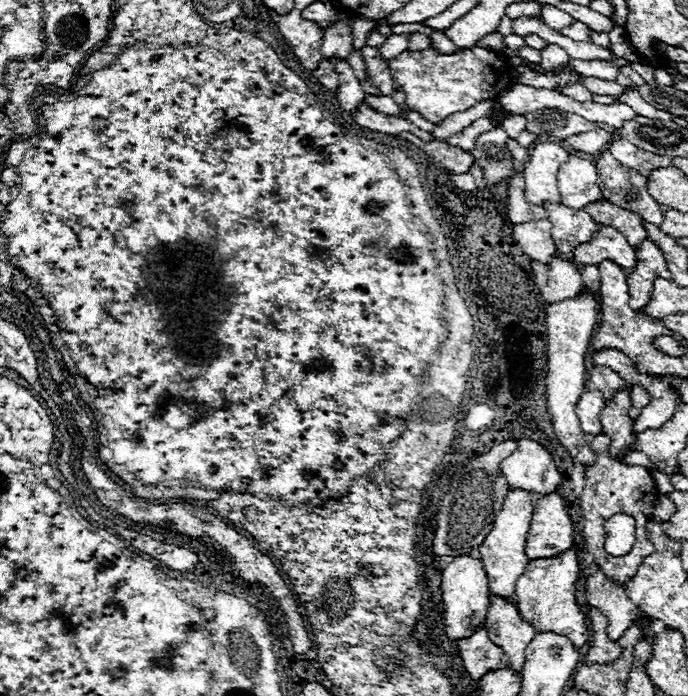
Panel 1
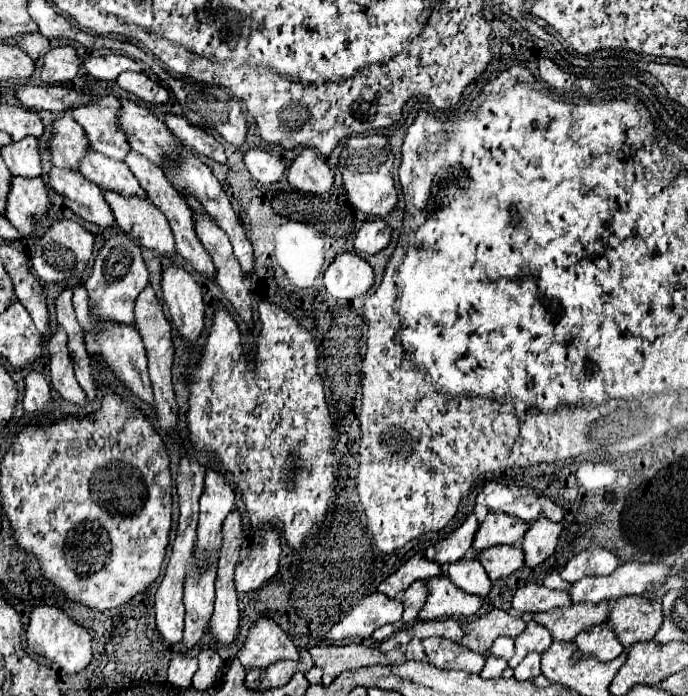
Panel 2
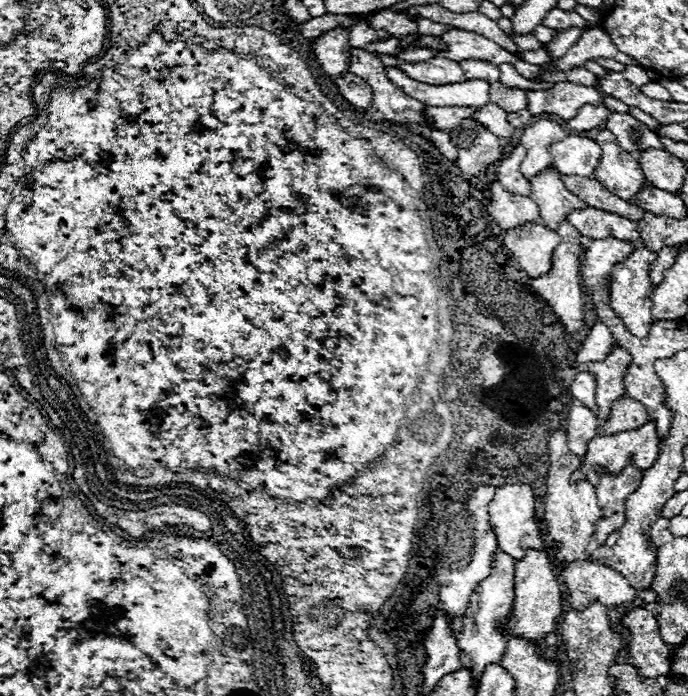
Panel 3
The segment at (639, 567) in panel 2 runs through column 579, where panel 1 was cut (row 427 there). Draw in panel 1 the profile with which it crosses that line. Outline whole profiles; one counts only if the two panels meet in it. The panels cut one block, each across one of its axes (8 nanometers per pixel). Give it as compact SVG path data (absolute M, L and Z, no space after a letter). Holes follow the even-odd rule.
M586 390L578 404L576 404L576 414L580 418L580 428L586 434L600 434L602 432L602 424L600 424L600 412L606 406L602 394L598 390Z

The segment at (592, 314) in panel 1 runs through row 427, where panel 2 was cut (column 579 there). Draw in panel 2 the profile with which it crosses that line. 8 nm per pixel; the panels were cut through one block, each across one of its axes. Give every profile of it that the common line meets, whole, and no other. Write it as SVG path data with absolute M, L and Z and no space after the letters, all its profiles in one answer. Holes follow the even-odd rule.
M602 546L598 548L588 548L580 554L576 554L562 570L562 580L566 582L576 582L584 576L598 576L598 574L610 574L614 572L618 566L618 558L604 550Z

